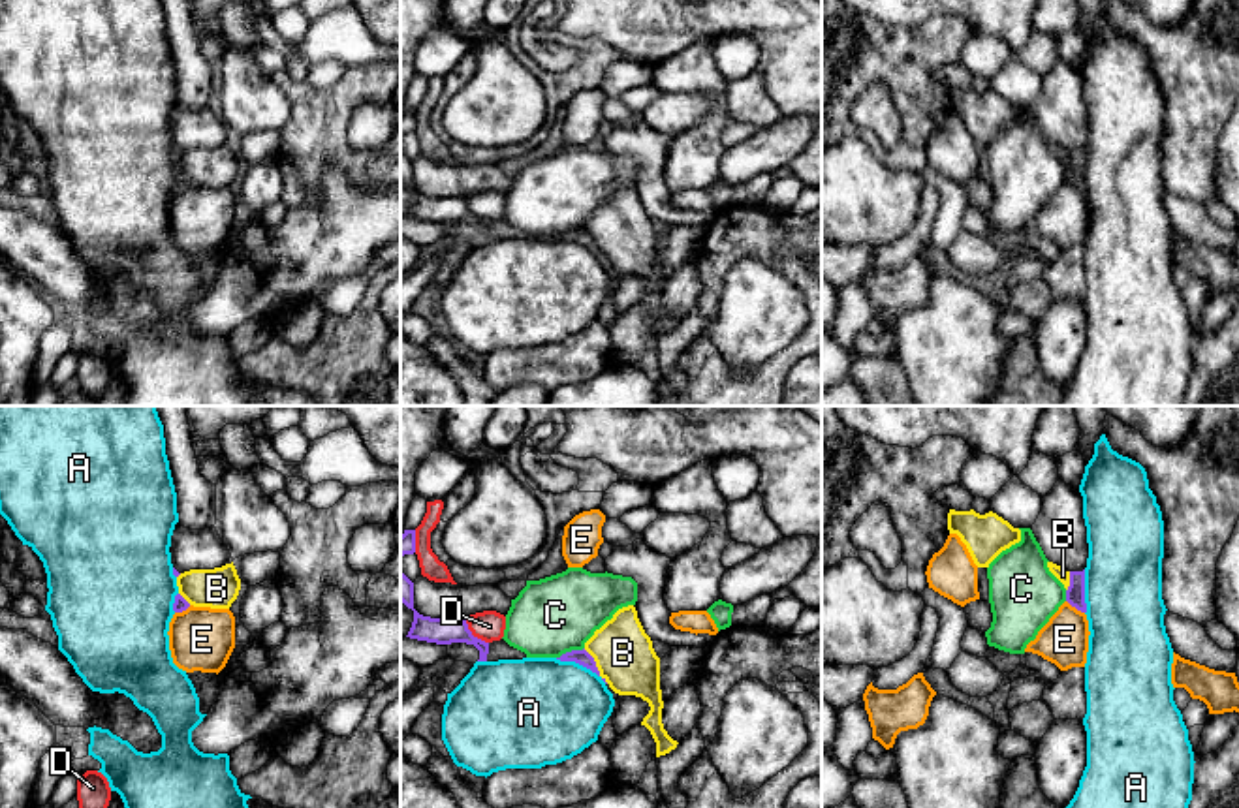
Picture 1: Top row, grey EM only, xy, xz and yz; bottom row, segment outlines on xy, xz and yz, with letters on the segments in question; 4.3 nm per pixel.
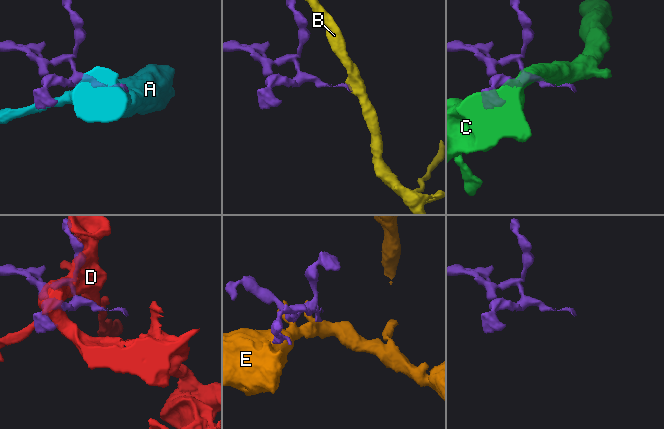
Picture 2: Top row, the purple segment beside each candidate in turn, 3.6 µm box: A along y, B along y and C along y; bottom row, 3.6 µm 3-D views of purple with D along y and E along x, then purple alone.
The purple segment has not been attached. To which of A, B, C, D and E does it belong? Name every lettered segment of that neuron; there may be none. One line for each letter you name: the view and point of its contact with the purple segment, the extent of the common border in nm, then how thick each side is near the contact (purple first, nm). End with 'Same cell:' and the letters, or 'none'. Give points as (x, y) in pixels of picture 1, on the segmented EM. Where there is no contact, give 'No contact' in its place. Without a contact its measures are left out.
Same cell: none

